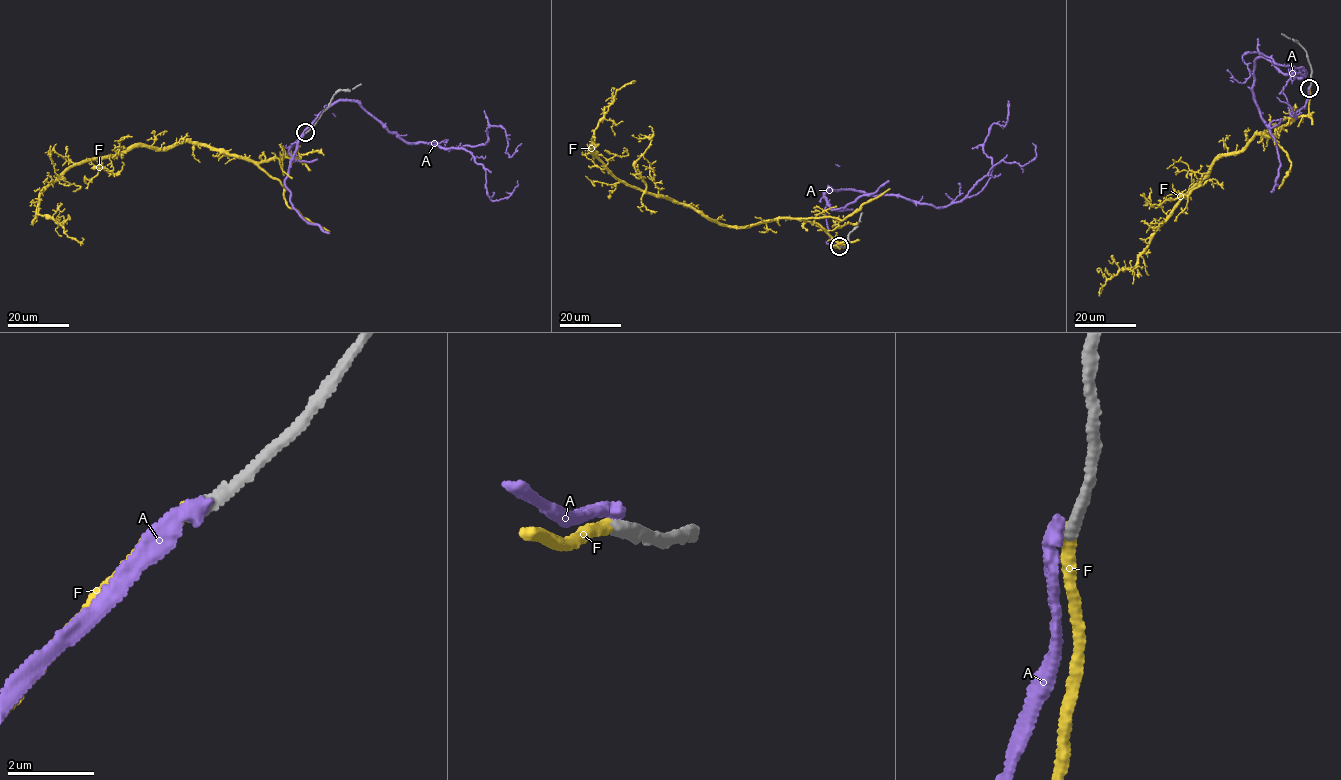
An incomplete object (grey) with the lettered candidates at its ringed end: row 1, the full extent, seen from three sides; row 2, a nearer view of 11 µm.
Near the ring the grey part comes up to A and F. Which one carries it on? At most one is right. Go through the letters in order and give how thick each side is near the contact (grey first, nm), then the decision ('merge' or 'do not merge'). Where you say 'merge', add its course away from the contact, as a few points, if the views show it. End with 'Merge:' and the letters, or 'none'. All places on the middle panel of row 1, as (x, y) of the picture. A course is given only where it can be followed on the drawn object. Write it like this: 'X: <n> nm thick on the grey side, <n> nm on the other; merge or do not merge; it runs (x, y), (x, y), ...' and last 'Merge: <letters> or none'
A: 340 nm thick on the grey side, 380 nm on the other; do not merge
F: 320 nm thick on the grey side, 280 nm on the other; merge; it runs (840, 246), (818, 224), (780, 218), (719, 225), (615, 179), (593, 153), (592, 140), (616, 91), (632, 83)
Merge: F

